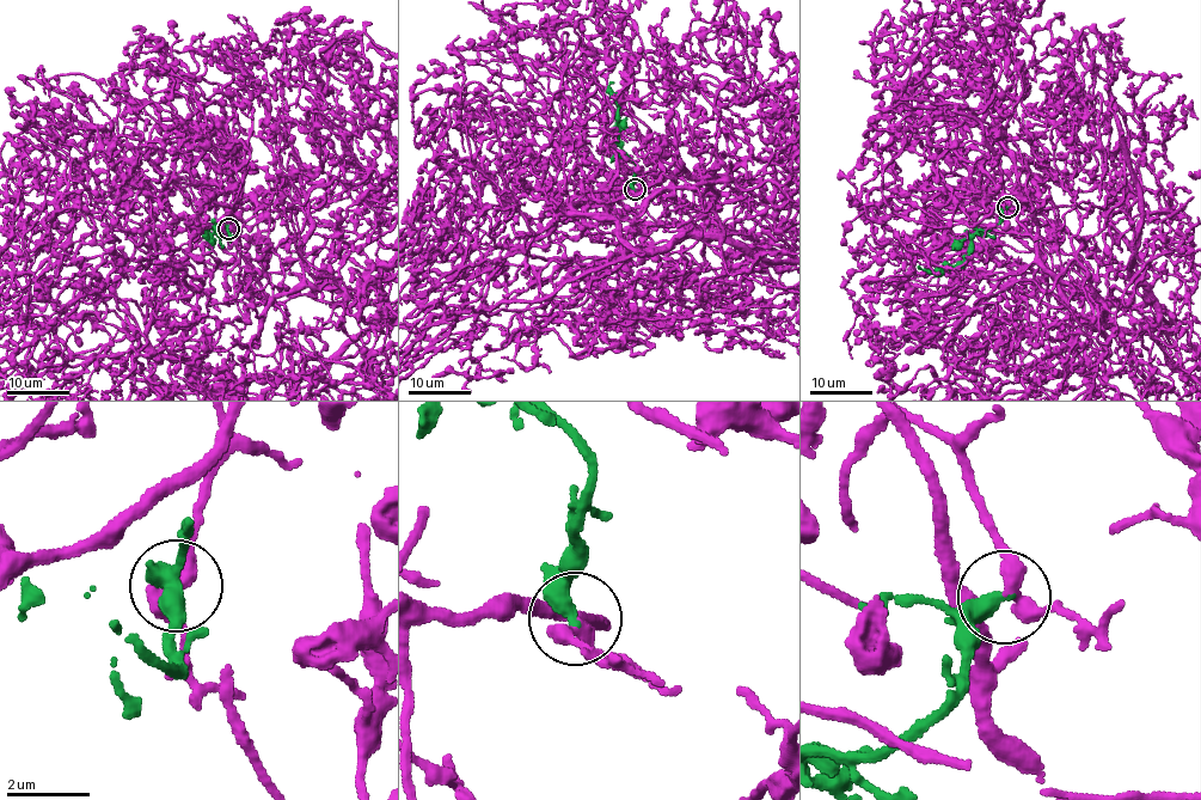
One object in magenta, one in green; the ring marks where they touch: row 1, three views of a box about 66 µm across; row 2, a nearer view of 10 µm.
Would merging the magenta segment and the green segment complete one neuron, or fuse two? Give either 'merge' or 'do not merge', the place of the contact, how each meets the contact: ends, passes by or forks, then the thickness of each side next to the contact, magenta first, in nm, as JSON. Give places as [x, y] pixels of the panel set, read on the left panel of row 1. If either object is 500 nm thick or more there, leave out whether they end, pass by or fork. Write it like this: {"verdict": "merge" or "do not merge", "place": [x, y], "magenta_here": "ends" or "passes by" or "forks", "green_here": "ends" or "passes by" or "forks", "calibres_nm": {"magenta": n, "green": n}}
{"verdict": "merge", "place": [228, 228], "magenta_here": "passes by", "green_here": "ends", "calibres_nm": {"magenta": 320, "green": 400}}

